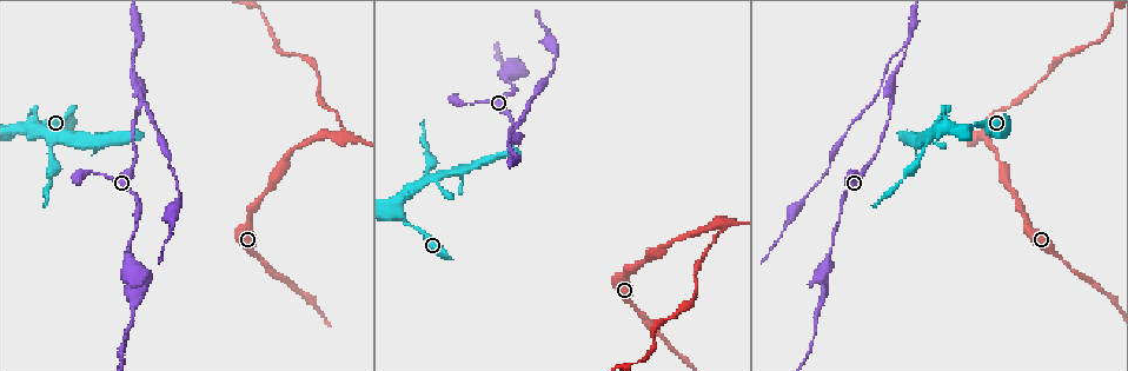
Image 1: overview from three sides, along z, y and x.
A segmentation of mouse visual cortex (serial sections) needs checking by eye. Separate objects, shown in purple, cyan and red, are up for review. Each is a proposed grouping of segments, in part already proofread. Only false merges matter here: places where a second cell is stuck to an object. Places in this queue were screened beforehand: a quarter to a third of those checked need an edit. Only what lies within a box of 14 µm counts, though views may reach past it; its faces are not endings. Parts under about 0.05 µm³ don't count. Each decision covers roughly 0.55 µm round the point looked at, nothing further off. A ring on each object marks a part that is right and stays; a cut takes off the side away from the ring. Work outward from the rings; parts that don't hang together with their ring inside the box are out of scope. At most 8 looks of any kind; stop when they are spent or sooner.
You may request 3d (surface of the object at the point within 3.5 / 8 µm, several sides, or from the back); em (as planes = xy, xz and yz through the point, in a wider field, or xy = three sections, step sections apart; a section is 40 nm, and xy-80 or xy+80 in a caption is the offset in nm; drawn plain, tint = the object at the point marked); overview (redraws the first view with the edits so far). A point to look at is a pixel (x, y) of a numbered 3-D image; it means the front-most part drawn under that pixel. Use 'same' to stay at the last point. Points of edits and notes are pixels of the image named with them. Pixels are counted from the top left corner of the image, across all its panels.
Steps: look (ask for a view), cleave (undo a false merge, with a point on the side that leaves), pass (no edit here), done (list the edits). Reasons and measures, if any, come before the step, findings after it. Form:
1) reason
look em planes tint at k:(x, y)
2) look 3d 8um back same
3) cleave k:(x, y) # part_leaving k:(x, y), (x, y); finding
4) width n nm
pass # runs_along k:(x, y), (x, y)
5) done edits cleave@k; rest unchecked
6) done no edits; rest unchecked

three arms meet
look em planes tint at 1:(427, 179)

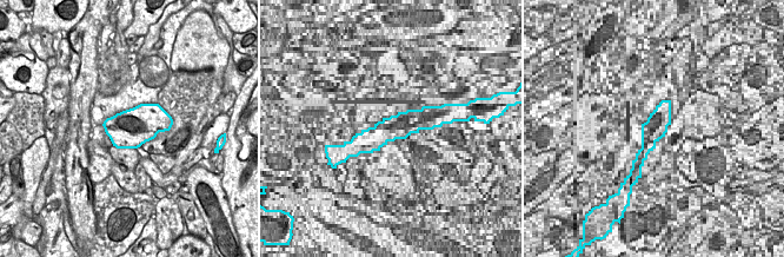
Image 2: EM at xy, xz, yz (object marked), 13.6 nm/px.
look 3d 3.5um back same

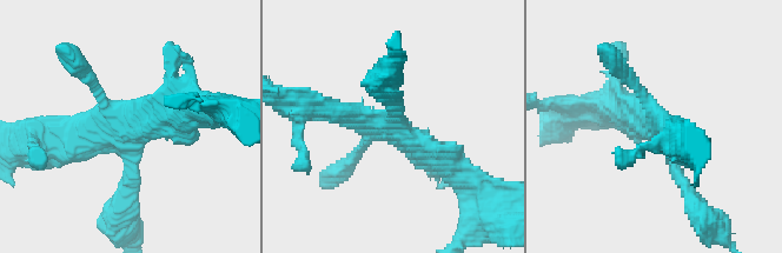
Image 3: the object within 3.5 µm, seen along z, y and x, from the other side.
pass # runs_along 3:(455, 167), (389, 125), (320, 107); all the same cell

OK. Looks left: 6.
abrupt turn
look 3d 8um at 1:(138, 275)

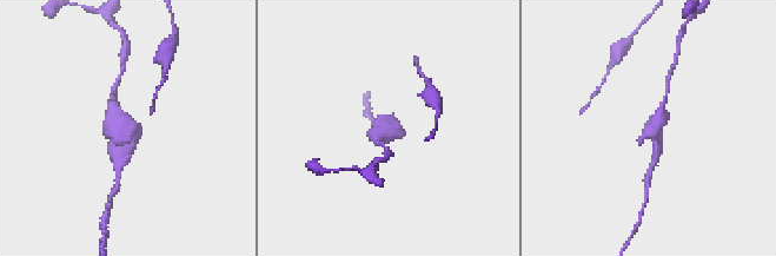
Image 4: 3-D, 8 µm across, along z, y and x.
look 3d 3.5um at 4:(124, 129)

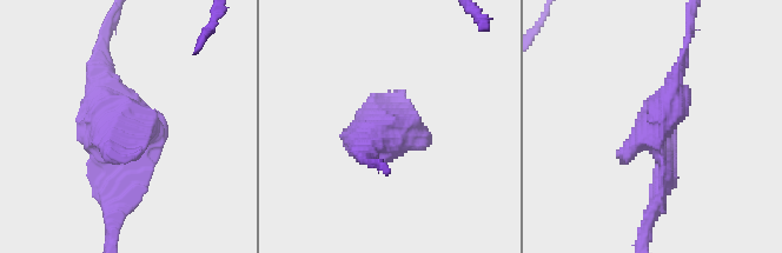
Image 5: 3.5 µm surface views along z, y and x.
pass # runs_along 5:(681, 66), (654, 124), (660, 190); continuous, no second cell

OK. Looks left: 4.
branch point
look 3d 3.5um back at 1:(724, 223)

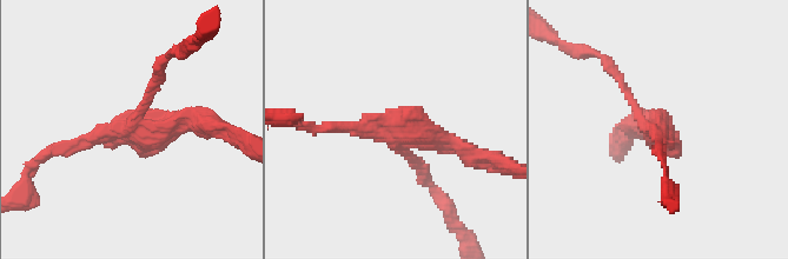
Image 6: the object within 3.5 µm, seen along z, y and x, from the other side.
arms 3
cleave 6:(153, 82) # part_leaving 6:(138, 114), (159, 64), (189, 50); two cells meet here

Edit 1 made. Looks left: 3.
done edits cleave@6; rest unchecked

